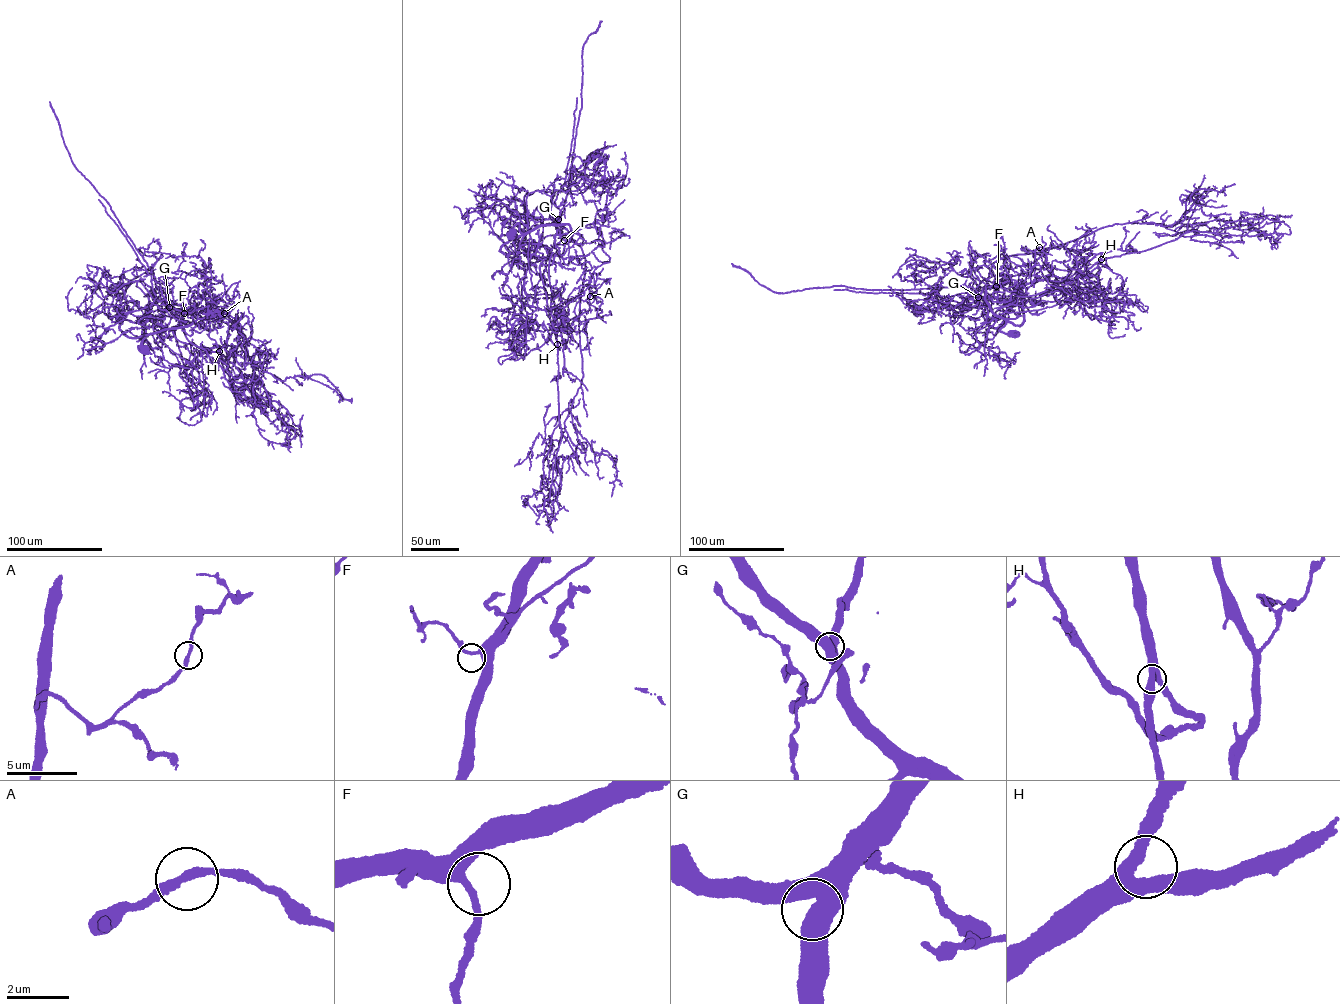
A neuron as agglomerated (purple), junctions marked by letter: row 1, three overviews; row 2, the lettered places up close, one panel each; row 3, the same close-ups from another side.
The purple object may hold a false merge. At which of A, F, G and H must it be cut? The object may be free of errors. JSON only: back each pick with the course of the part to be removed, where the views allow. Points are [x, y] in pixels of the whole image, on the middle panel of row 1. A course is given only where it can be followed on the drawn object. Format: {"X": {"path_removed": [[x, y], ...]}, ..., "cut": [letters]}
{"cut": []}

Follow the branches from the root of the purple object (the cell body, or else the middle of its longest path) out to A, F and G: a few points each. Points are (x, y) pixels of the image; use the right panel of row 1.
A: (1014, 333), (1000, 330), (1006, 321), (985, 301), (987, 278), (998, 259), (1045, 252), (1039, 247)
F: (1014, 333), (1000, 330), (1006, 321), (985, 301), (986, 287), (996, 286)
G: (1014, 333), (1000, 330), (1006, 321), (985, 301), (987, 286), (978, 297)

